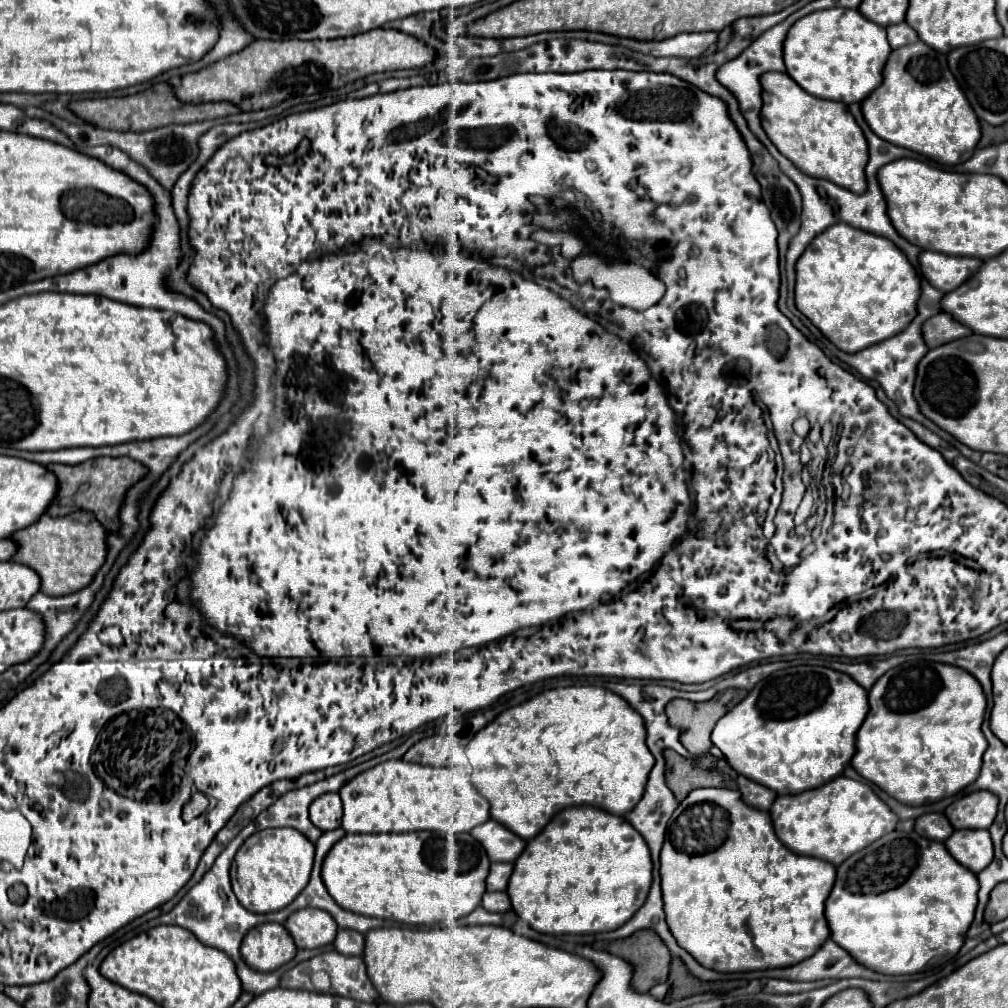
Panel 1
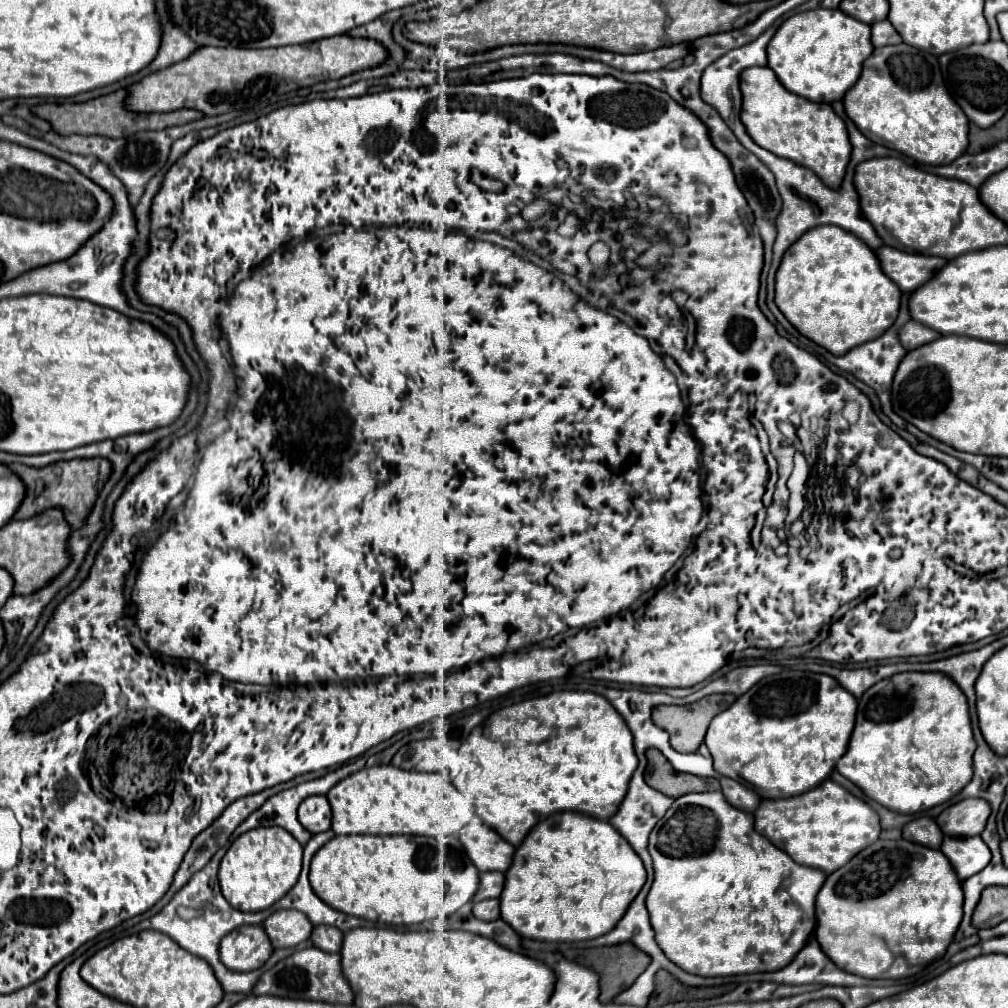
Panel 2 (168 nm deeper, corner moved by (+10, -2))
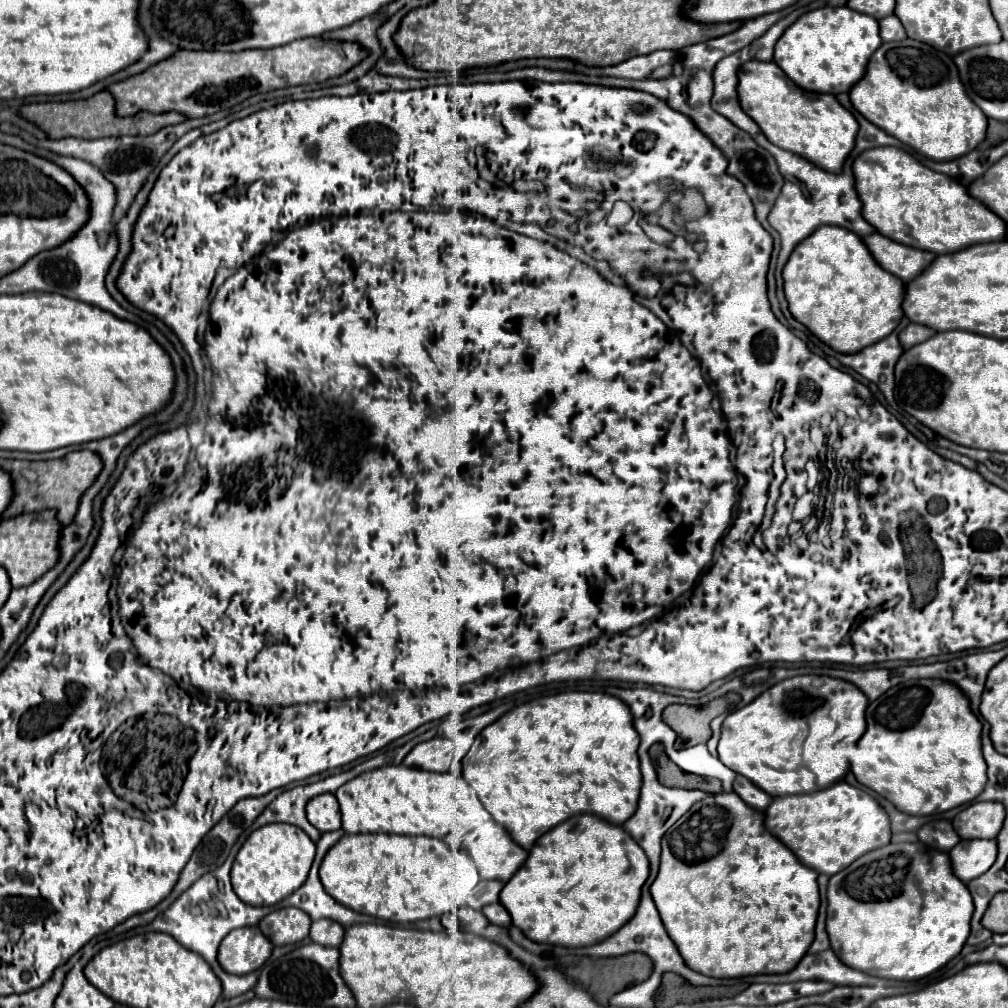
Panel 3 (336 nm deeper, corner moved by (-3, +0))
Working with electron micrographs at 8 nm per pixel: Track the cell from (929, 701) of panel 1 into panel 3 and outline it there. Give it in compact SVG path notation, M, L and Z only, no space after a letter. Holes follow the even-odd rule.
M924 678L924 680L908 680L908 682L902 682L894 688L890 688L884 696L876 698L874 702L868 704L868 710L866 710L866 722L868 722L868 730L864 732L864 736L858 740L856 744L856 754L852 756L850 760L850 766L852 766L852 774L856 776L856 780L878 792L880 796L884 796L888 802L892 802L900 812L904 814L910 814L910 816L932 816L932 814L942 814L946 810L952 810L956 806L962 806L962 804L968 804L972 802L986 786L986 764L984 764L984 758L982 758L982 748L980 748L980 730L982 730L982 724L980 720L972 714L970 710L970 704L968 704L968 698L966 696L960 696L960 690L958 688L952 688L952 684L948 684L946 680L930 680L930 678Z

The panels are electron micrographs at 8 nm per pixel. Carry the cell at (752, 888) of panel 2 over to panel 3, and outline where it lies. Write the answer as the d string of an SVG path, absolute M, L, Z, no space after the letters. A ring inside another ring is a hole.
M716 794L716 796L708 796L704 800L700 800L698 804L694 804L666 834L662 840L662 860L660 860L660 870L656 880L650 886L650 894L652 900L660 912L660 918L668 930L670 940L676 944L678 952L682 954L684 962L688 968L704 974L704 976L712 976L712 978L742 978L742 976L752 976L752 974L784 974L788 970L792 970L802 956L808 952L812 940L814 940L814 924L816 924L816 916L818 916L818 906L820 906L820 894L818 894L818 872L808 868L806 864L800 864L800 860L796 860L796 856L792 856L792 852L788 848L784 848L784 844L780 844L780 840L776 840L766 828L764 828L764 816L762 812L756 812L754 808L748 808L740 796L732 794Z

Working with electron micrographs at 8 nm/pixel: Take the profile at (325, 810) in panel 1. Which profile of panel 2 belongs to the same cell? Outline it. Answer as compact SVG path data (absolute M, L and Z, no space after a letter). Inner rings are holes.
M309 796L299 806L299 822L311 834L331 828L331 808L327 796Z

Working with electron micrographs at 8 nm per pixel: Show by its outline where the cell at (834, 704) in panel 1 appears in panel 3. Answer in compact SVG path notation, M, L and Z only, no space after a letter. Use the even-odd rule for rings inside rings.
M794 676L782 680L770 690L762 692L748 706L726 716L718 756L730 770L746 776L770 796L824 790L848 774L848 750L866 732L866 706L866 696L846 680L836 680L830 676ZM792 696L800 698L800 702L806 700L806 708L820 708L810 712L804 710L806 714L800 710L800 716L792 714L784 706L786 698L792 700Z

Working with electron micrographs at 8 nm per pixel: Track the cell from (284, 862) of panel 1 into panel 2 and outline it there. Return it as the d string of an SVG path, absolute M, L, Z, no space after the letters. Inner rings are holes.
M253 828L241 834L219 866L219 882L225 900L241 912L267 910L295 886L301 872L301 844L283 828Z

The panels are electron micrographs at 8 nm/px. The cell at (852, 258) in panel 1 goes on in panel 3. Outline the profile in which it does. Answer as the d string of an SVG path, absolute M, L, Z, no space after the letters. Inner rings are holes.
M820 226L816 232L812 232L812 236L804 238L790 254L782 270L782 280L784 296L788 300L792 316L800 324L804 324L818 340L842 354L854 354L870 344L876 344L878 340L888 336L904 316L900 312L900 292L904 290L902 280L892 276L890 272L884 272L880 264L876 264L868 254L862 238L854 232L848 232L846 228Z

